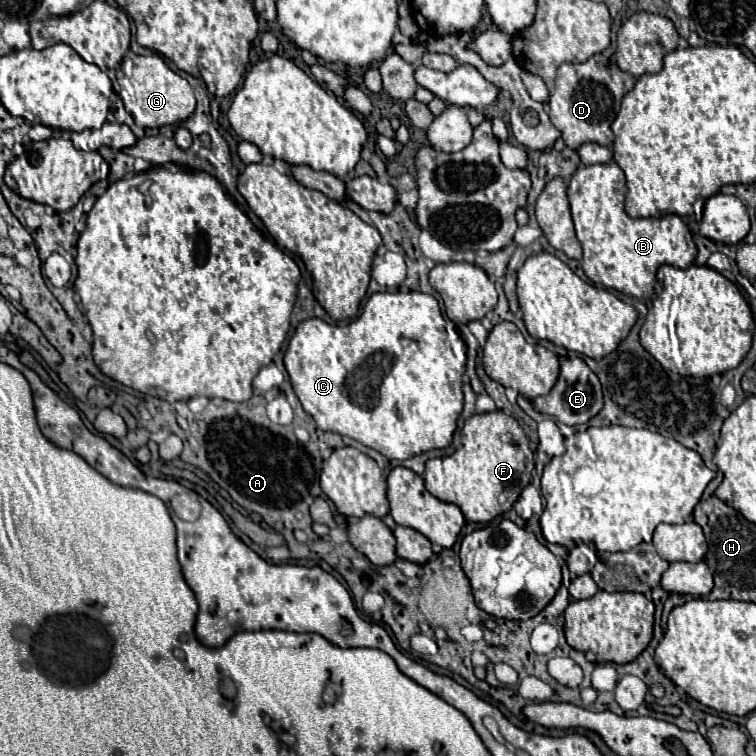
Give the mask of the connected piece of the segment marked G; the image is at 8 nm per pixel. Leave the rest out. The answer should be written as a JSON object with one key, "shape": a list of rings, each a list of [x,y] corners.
{"shape":[[[127,53],[117,69],[117,82],[120,86],[119,96],[125,109],[133,115],[137,127],[161,127],[183,123],[195,111],[195,95],[191,85],[171,71],[159,55],[135,55]]]}

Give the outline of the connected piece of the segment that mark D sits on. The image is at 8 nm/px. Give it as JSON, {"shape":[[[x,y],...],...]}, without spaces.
{"shape":[[[593,55],[585,63],[565,63],[557,69],[555,89],[549,95],[549,117],[561,131],[561,137],[569,149],[577,149],[583,143],[599,143],[605,147],[613,145],[611,123],[619,113],[621,97],[633,89],[635,77],[621,71],[603,55]]]}

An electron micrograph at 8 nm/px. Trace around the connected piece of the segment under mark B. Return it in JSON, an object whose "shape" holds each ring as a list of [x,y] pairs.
{"shape":[[[615,161],[605,163],[605,165],[581,165],[581,169],[577,169],[577,173],[571,177],[569,205],[571,205],[571,213],[573,213],[577,239],[583,247],[581,267],[583,267],[585,275],[595,283],[601,283],[609,289],[617,289],[619,293],[625,293],[625,295],[633,295],[637,299],[649,299],[649,297],[653,297],[657,269],[665,263],[679,267],[679,269],[693,265],[693,261],[697,257],[697,247],[691,239],[689,227],[677,215],[667,215],[667,217],[659,217],[659,219],[629,217],[623,207],[625,195],[627,195],[625,175]]]}

